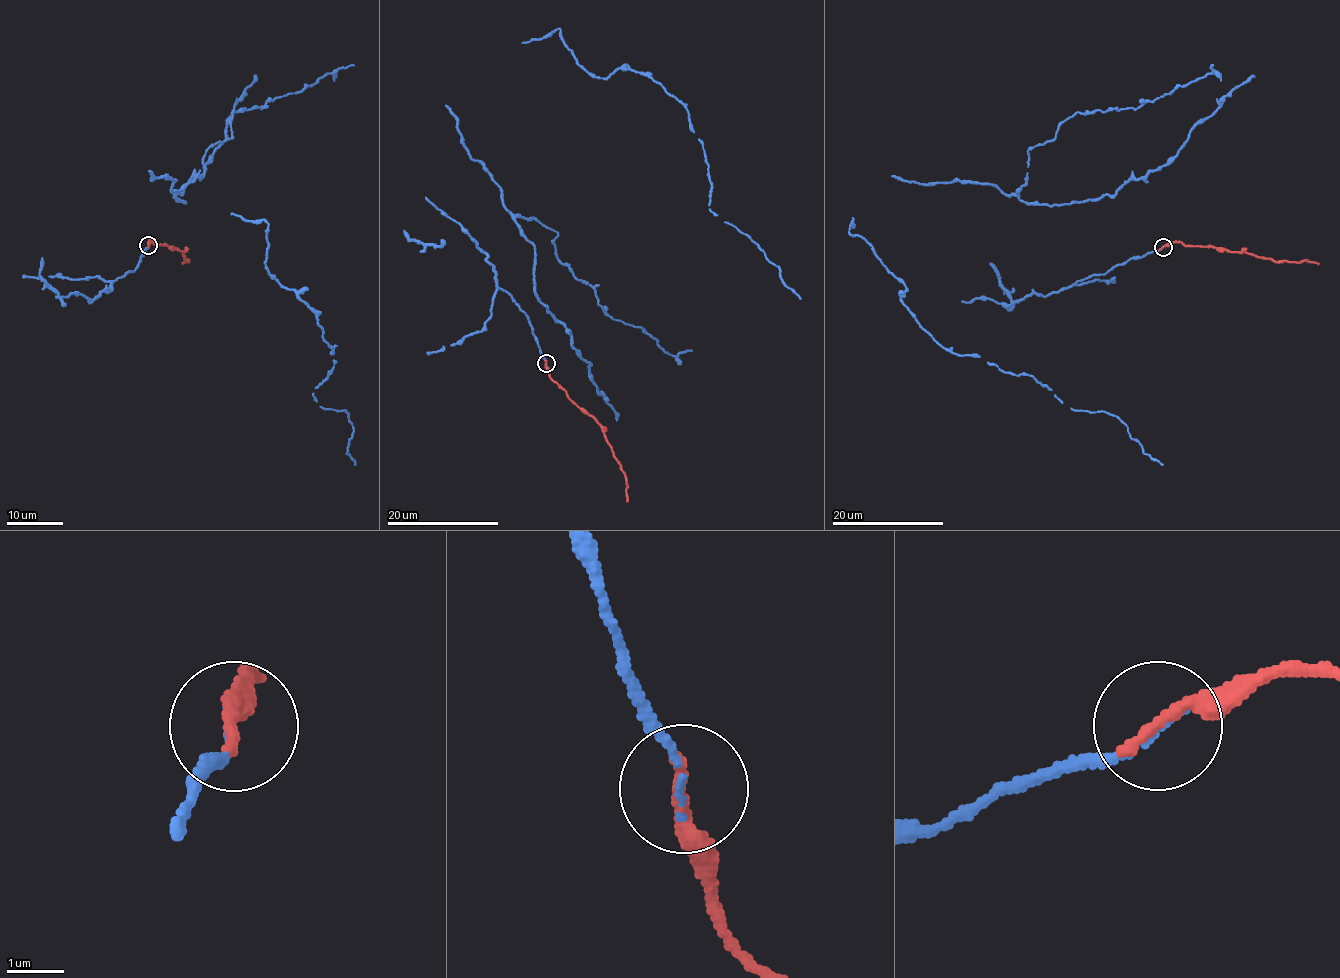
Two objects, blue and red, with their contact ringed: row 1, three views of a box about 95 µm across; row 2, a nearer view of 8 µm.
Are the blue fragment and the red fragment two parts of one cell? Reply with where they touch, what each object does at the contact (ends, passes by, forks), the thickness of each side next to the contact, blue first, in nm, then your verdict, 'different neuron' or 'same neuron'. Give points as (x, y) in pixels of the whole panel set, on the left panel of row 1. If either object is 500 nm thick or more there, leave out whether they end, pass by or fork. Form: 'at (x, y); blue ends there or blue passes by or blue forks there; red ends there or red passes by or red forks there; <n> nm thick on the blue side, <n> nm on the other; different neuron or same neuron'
at (148, 245); blue ends there; red ends there; 80 nm thick on the blue side, 280 nm on the other; same neuron

